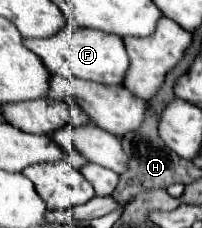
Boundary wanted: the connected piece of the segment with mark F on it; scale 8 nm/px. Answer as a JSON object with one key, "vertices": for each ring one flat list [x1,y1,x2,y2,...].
{"vertices":[[66,26,58,36,50,38,28,38,24,40,26,48,30,48,34,54,42,58,50,74,60,74,66,78,82,78,106,86,118,86,124,84,130,58,126,56,126,48,122,44,120,36,106,34,100,30,90,30,90,28,78,28,76,32,72,26]]}

